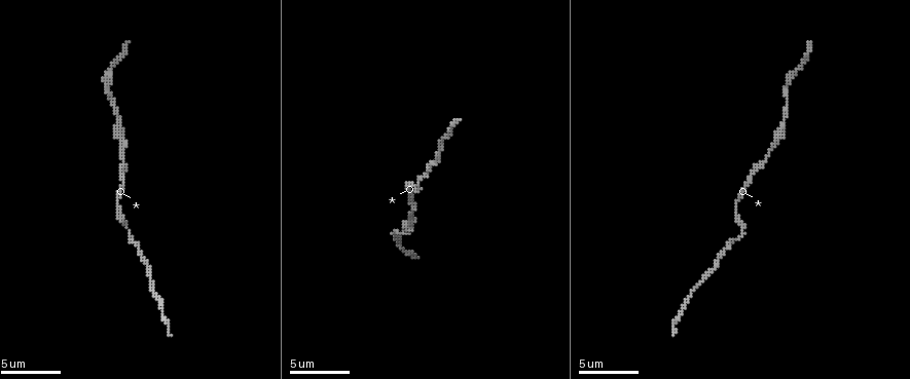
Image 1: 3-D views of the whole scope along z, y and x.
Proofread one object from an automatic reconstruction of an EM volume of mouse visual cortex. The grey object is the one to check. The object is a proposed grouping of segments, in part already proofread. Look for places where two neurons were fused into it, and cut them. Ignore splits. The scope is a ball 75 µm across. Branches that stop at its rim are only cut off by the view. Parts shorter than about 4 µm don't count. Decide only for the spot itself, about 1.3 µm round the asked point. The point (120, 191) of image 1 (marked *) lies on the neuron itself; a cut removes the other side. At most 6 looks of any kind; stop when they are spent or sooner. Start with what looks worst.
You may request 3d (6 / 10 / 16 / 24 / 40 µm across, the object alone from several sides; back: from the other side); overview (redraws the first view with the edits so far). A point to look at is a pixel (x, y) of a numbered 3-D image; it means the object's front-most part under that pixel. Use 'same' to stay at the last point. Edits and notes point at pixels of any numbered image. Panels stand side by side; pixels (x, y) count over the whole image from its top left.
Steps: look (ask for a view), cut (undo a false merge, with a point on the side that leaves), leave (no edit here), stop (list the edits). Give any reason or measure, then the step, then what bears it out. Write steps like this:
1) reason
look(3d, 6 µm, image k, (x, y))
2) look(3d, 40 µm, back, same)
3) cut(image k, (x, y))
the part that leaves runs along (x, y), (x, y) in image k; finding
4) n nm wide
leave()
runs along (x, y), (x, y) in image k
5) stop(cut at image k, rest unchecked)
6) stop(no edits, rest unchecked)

calibre changes
look(3d, 10 µm, image 1, (783, 120))

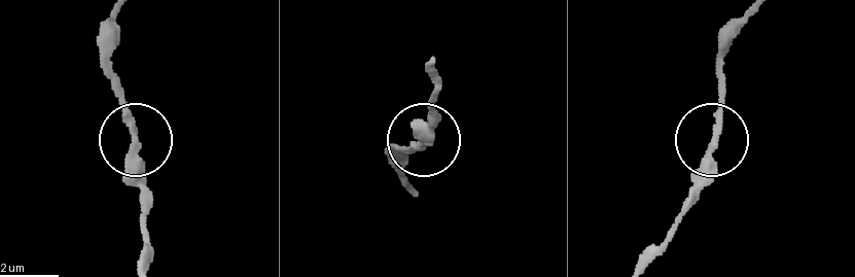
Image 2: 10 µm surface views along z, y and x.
leave()
all the same neuron

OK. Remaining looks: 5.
thin neck
look(3d, 10 µm, image 1, (130, 231))

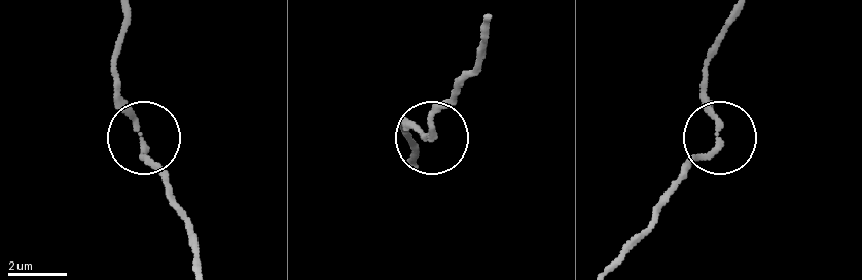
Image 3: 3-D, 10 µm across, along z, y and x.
leave()
runs along (718, 42), (703, 76), (715, 143), (661, 200) in image 3; one neuron here

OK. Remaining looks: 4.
sudden change in width
look(3d, 10 µm, image 1, (754, 173))

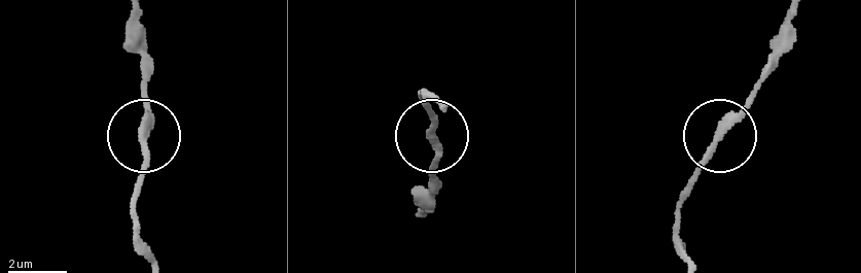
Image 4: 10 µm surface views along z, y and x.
leave()
runs along (690, 179), (777, 66) in image 4; one neuron here

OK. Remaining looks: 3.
stop(no edits, rest unchecked)

